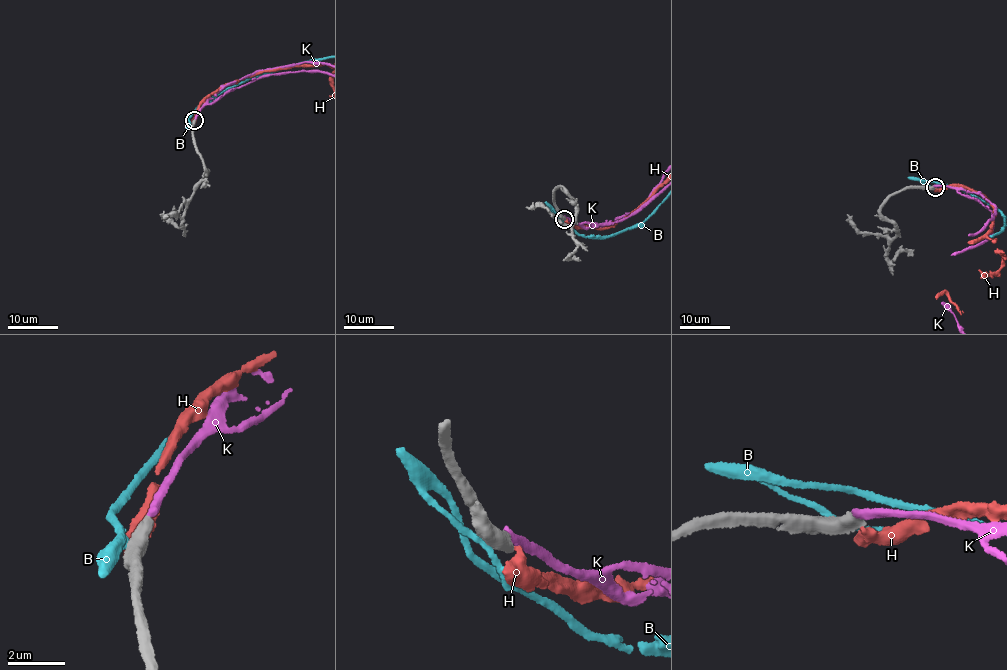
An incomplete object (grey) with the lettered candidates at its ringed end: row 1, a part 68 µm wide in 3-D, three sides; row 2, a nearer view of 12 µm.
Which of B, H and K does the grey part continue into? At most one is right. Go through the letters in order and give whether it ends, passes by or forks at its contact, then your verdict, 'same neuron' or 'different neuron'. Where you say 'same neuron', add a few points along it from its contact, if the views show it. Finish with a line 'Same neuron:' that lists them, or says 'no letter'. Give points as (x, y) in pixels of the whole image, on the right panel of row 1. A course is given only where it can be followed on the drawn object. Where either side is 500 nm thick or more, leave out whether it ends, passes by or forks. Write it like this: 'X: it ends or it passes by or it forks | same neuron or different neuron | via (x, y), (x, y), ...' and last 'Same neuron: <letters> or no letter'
B: different neuron
H: different neuron
K: different neuron
Same neuron: no letter

